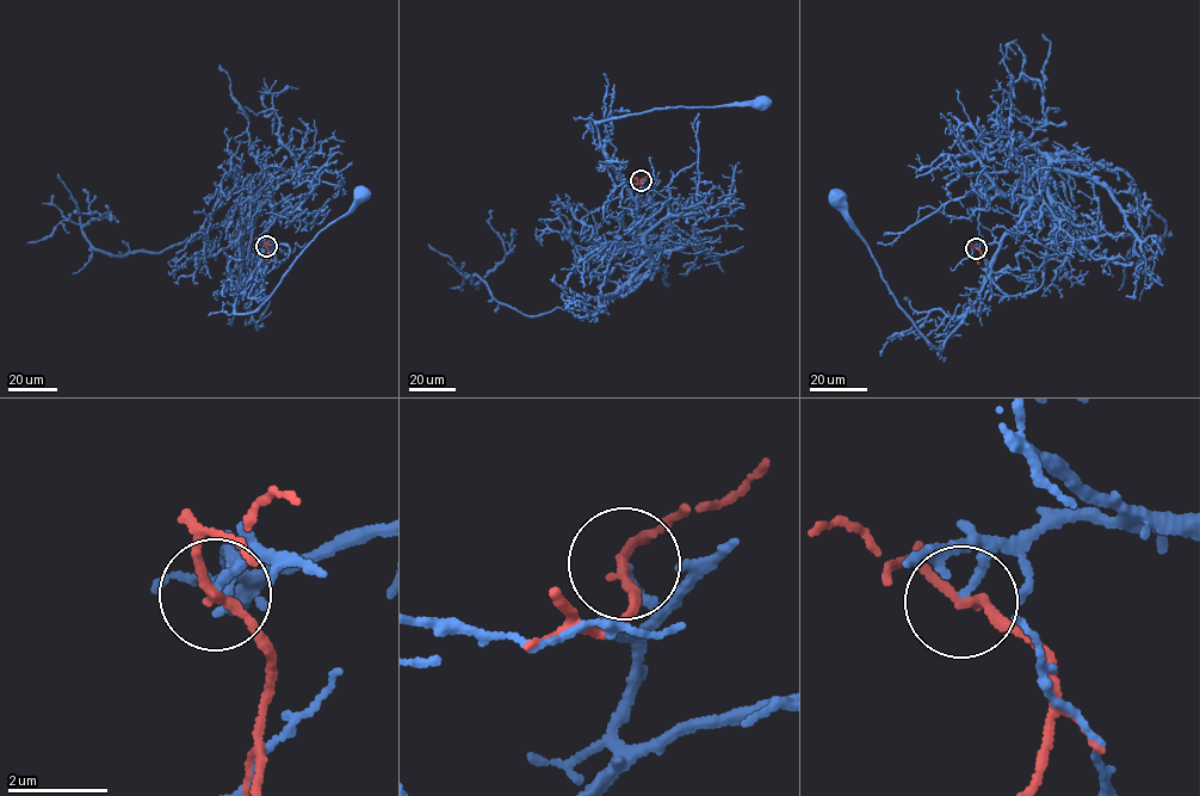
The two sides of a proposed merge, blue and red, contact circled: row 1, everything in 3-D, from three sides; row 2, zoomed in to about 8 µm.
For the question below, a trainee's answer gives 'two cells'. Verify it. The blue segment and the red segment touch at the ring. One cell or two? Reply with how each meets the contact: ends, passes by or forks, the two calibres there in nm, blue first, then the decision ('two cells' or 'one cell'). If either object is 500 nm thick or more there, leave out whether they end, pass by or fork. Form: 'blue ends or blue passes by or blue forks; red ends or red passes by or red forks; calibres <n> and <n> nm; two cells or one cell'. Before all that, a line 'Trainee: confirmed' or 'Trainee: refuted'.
Trainee: confirmed
blue ends; red passes by; calibres 160 and 180 nm; two cells

